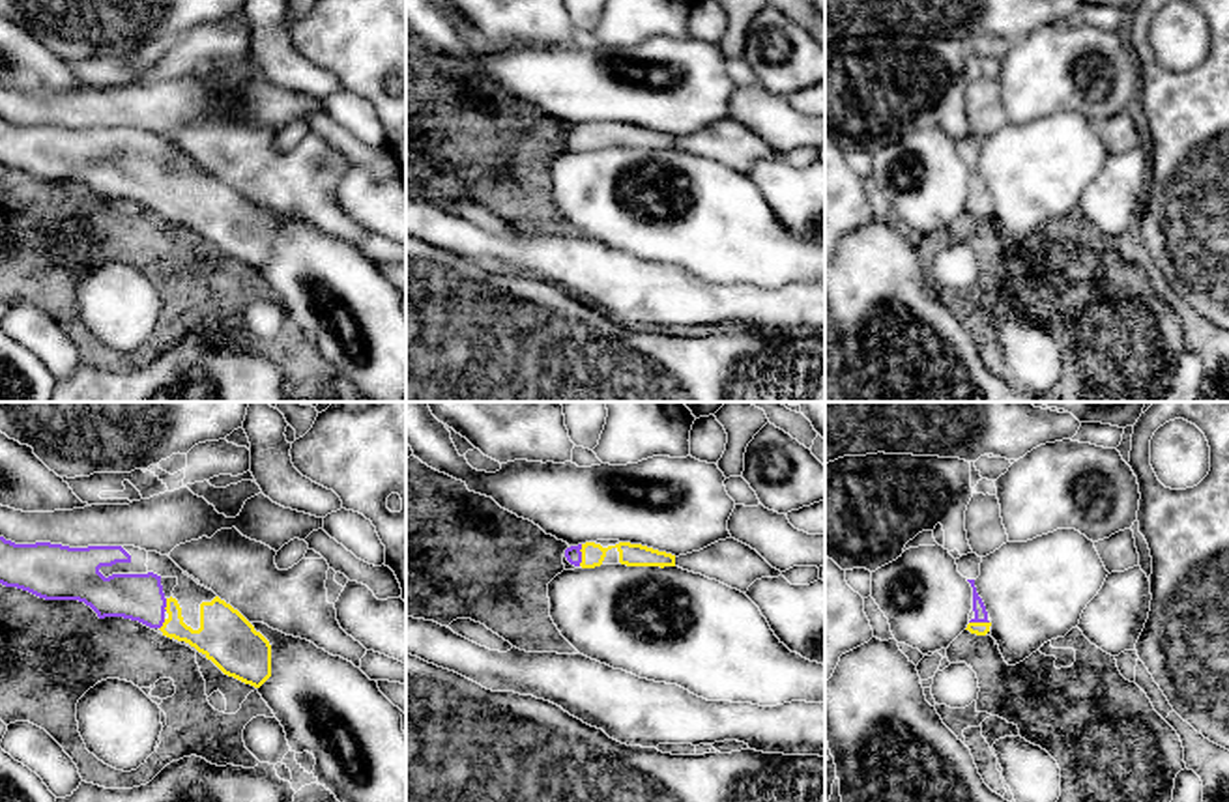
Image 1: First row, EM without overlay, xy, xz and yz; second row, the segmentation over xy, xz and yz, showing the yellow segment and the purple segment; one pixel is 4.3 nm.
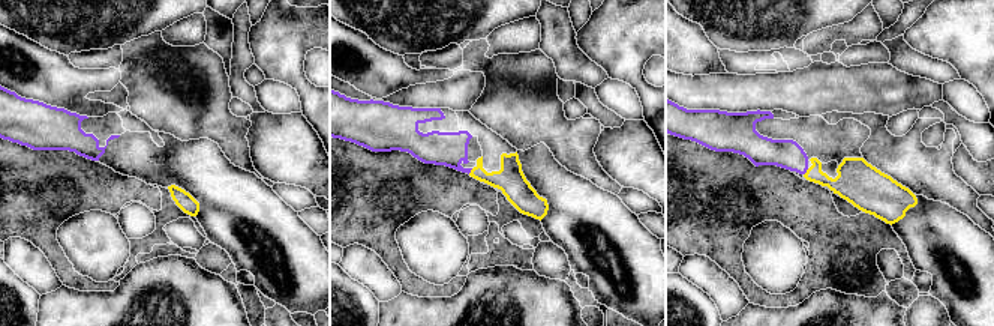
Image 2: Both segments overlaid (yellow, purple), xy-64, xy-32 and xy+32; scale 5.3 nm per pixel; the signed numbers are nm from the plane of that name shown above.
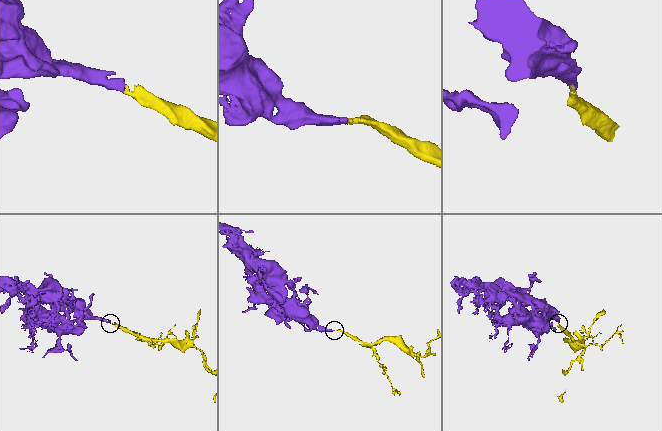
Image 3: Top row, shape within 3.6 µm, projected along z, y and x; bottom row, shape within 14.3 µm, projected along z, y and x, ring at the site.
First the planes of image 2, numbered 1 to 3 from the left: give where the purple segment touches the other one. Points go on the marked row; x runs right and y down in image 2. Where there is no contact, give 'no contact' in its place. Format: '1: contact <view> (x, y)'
1: no contact
2: contact xy-32 (471, 172)
3: contact xy+32 (807, 172)

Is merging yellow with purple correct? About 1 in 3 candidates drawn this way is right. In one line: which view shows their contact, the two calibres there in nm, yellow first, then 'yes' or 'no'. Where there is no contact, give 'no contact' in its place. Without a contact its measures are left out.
xz | 100/70 nm | yes

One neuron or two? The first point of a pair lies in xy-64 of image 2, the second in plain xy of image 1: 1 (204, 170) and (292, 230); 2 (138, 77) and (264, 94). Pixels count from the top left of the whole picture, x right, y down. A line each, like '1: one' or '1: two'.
1: one
2: two

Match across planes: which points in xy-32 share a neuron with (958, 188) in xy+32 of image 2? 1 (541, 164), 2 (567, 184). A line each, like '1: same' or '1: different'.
1: different
2: different

